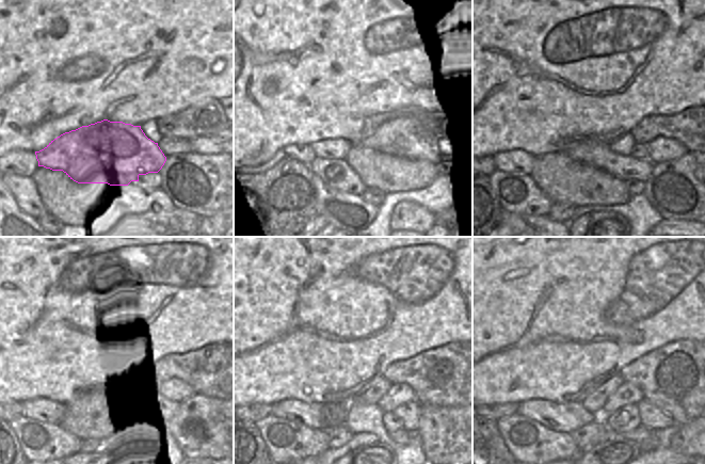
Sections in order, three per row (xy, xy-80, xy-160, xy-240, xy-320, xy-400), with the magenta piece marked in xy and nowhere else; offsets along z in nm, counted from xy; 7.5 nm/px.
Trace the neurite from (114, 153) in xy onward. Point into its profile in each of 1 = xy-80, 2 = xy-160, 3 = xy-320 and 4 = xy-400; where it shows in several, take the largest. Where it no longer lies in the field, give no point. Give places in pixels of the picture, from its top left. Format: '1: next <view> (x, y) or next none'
1: next xy-80 (375, 169)
2: next xy-160 (592, 153)
3: next xy-320 (410, 413)
4: next xy-400 (651, 417)

